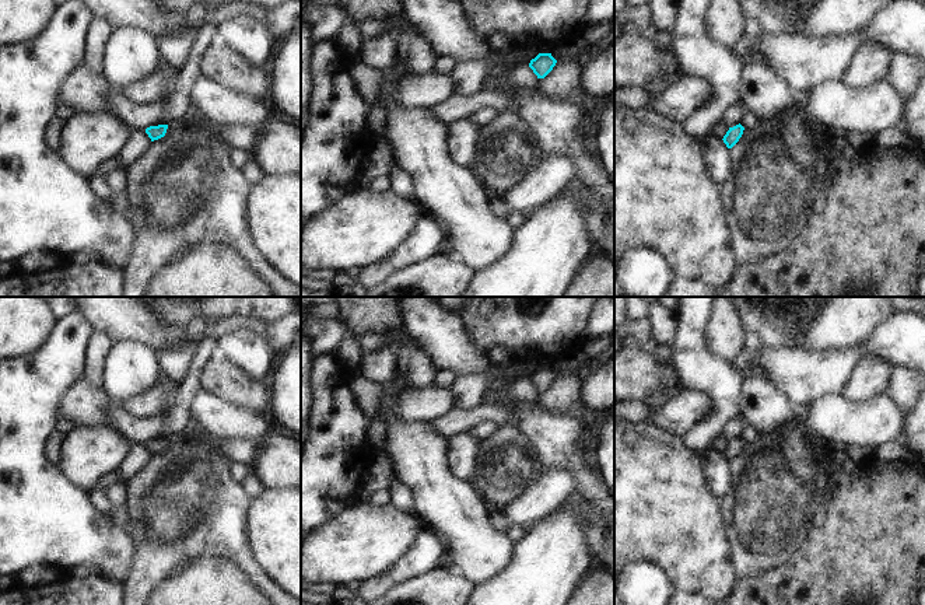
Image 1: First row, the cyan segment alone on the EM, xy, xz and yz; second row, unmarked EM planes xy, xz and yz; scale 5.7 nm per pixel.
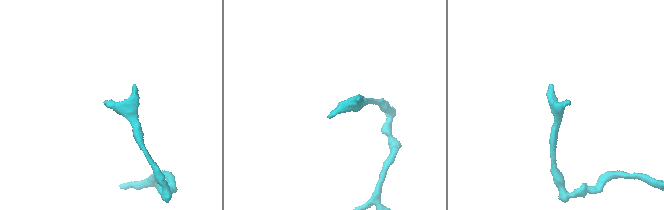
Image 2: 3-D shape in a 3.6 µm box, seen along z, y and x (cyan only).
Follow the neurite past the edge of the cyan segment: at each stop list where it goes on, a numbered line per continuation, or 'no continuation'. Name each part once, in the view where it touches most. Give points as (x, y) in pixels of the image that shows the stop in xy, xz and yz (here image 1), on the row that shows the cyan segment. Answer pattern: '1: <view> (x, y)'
no continuation

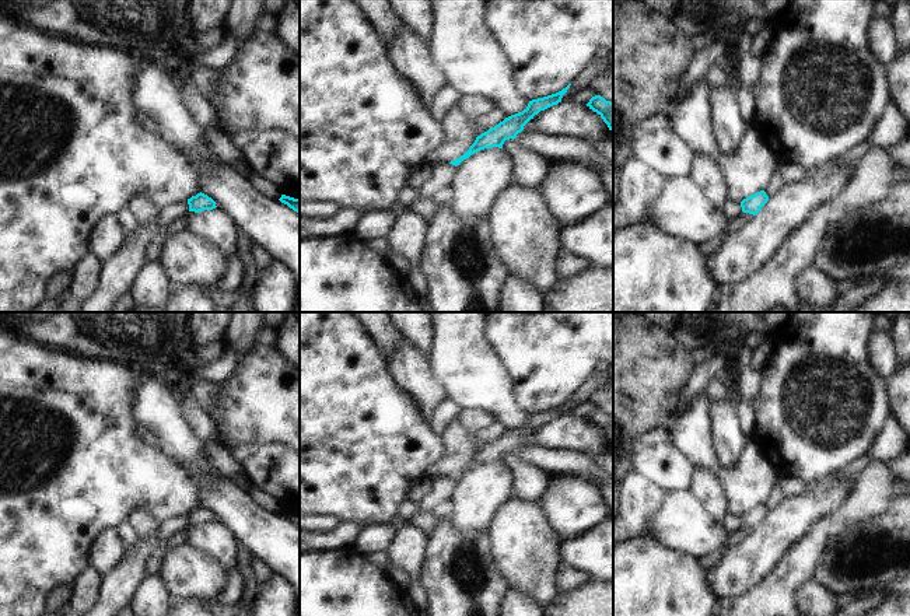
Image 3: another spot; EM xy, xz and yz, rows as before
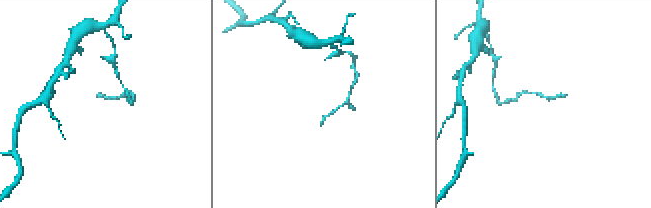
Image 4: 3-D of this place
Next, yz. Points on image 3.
no continuation

